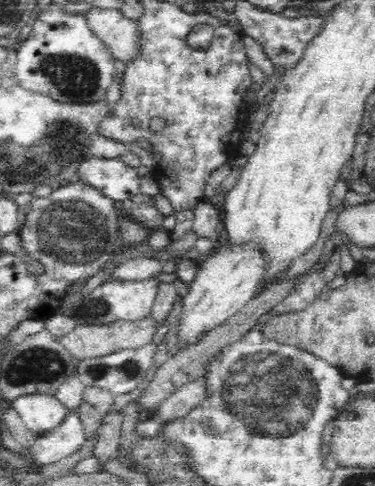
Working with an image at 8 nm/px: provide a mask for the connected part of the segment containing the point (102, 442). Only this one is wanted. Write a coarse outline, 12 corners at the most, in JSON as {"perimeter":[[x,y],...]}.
{"perimeter":[[114,404],[101,416],[94,456],[116,457],[123,412]]}

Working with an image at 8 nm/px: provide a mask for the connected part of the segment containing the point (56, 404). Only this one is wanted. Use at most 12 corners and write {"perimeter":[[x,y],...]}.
{"perimeter":[[25,392],[9,408],[30,430],[54,428],[66,406],[50,392]]}

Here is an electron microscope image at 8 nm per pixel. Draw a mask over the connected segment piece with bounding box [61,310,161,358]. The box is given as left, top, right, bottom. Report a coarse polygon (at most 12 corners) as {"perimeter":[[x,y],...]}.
{"perimeter":[[161,321],[78,326],[62,340],[74,356],[102,356],[152,344]]}

